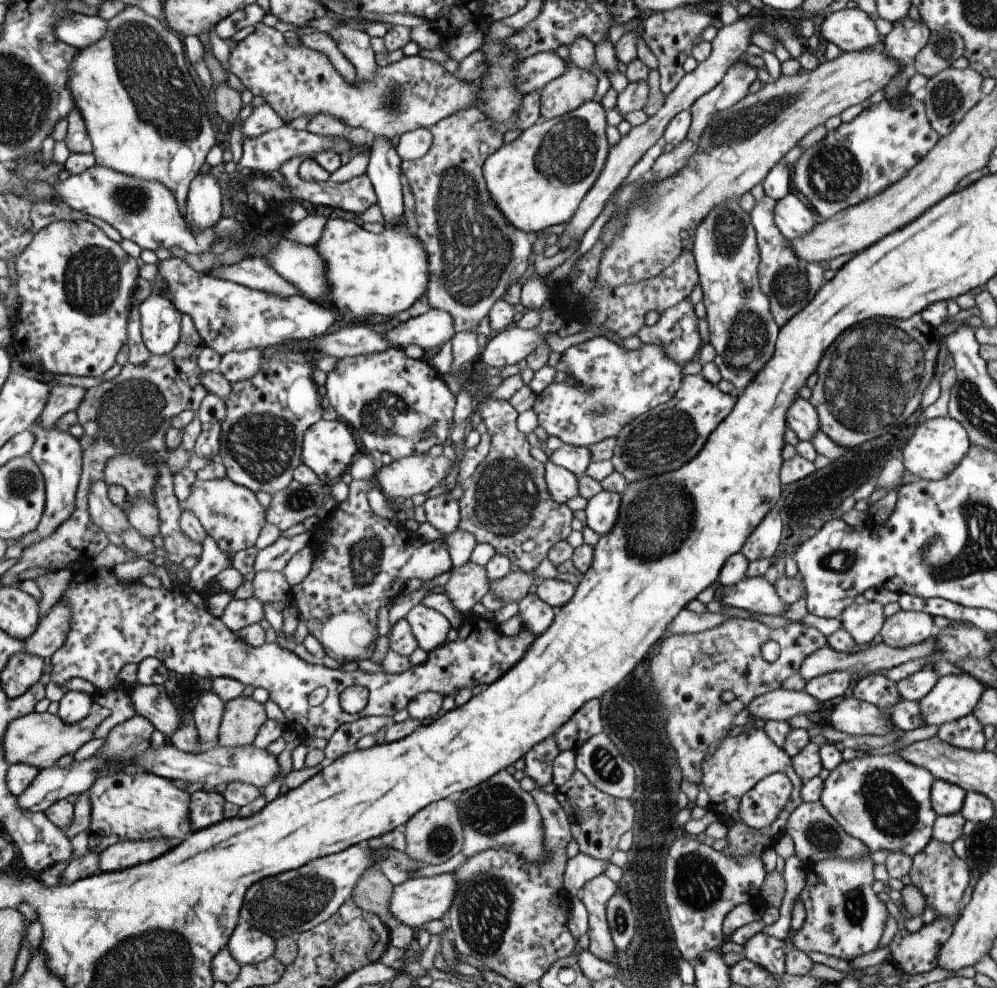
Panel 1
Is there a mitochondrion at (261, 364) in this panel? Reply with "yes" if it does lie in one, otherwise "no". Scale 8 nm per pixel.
no

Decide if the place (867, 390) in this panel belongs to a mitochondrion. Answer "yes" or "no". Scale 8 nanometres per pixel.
yes

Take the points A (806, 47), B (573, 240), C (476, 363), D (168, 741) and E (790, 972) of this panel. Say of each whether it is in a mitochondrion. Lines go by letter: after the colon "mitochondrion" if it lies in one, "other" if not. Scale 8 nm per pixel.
A: other
B: other
C: other
D: other
E: other

